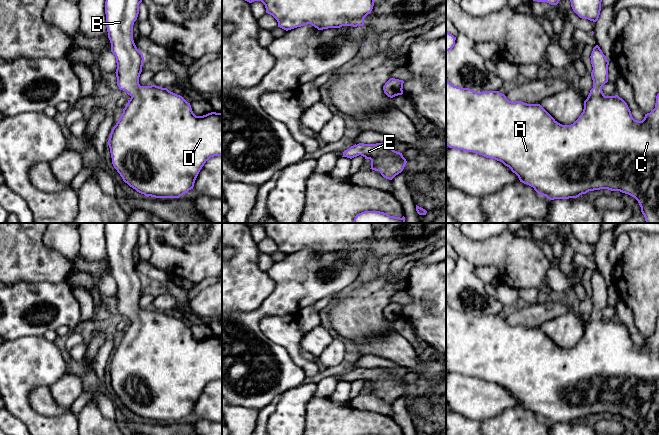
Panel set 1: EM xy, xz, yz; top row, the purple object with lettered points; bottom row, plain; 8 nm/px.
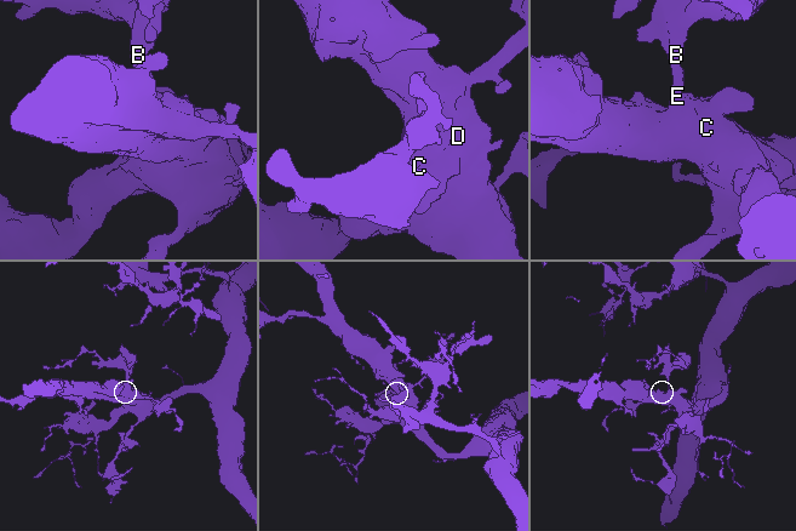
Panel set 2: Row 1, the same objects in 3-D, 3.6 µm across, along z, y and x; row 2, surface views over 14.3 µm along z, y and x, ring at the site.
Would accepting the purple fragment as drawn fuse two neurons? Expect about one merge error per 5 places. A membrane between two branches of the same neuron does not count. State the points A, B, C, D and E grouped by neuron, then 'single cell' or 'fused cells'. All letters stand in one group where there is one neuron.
A B C D E | single cell

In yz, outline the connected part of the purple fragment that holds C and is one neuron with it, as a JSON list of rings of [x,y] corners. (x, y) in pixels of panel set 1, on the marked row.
[[[598,45],[593,48],[590,58],[593,67],[591,72],[593,88],[584,101],[583,112],[571,125],[558,123],[540,104],[527,104],[521,101],[512,102],[499,91],[483,91],[478,93],[469,88],[457,87],[451,84],[446,77],[446,145],[449,148],[473,152],[502,162],[518,176],[520,182],[533,187],[538,194],[546,196],[550,200],[577,198],[589,191],[600,189],[620,191],[634,197],[638,201],[646,223],[659,223],[659,93],[656,96],[655,108],[650,113],[645,114],[642,121],[635,120],[627,103],[622,98],[618,95],[605,96],[602,91],[603,85],[608,82],[609,61]]]

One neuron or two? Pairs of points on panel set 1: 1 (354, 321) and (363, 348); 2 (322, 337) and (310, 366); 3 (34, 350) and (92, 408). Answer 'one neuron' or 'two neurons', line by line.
1: two neurons
2: two neurons
3: two neurons

